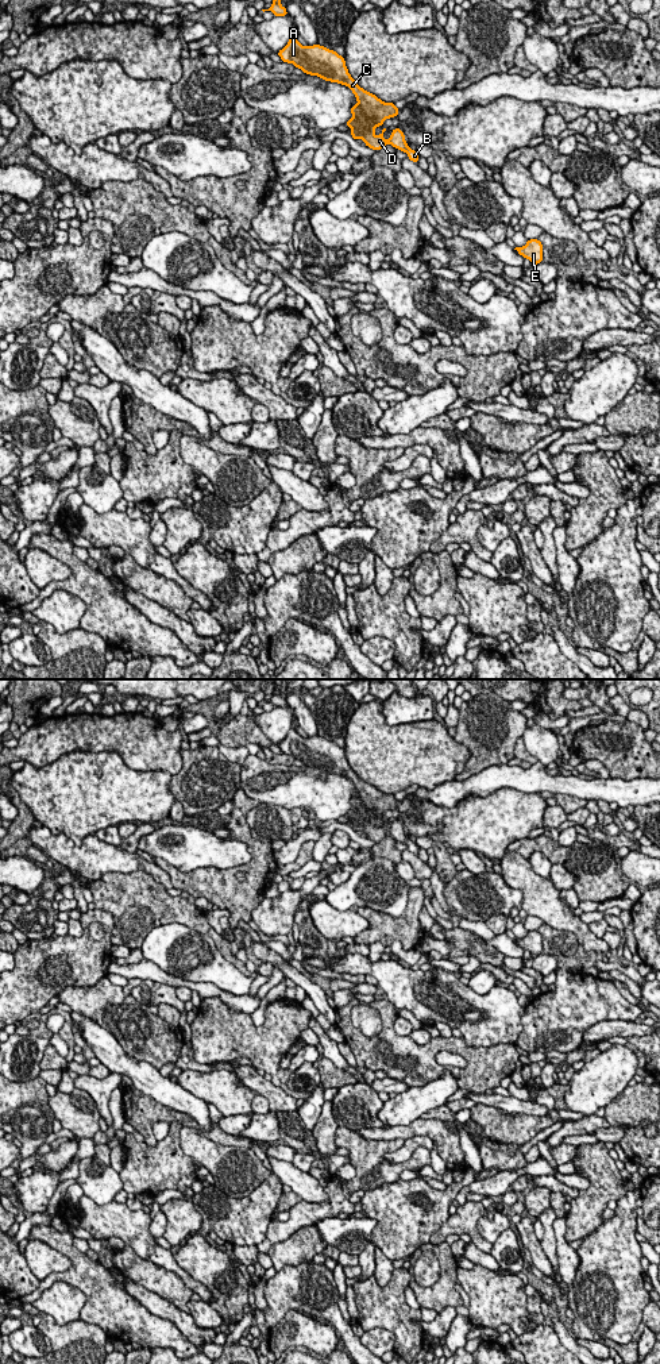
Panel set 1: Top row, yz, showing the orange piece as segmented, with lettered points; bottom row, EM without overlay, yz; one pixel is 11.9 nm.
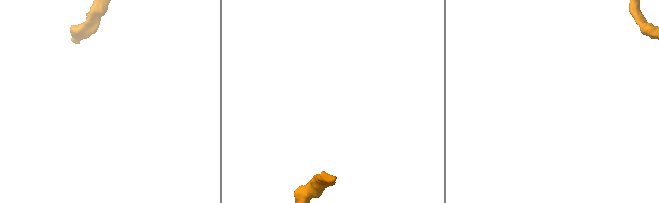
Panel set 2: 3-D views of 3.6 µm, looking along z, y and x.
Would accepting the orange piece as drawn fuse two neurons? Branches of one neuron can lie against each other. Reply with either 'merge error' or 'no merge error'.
no merge error

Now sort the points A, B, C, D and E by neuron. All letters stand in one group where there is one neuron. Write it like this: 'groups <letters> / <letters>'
groups A B C D E

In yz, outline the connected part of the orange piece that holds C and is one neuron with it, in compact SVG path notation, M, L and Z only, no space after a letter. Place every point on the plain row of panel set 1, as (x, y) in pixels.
M293 721L287 736L277 745L286 755L293 755L305 766L317 767L325 772L337 774L348 778L358 794L351 798L352 809L346 814L351 820L352 829L362 831L367 839L378 843L387 835L408 845L408 849L418 855L420 847L412 841L401 820L394 820L386 832L383 824L377 828L375 820L382 817L386 810L393 810L400 805L394 794L385 794L375 786L360 779L348 764L344 748L320 736L302 737L297 732L297 721Z

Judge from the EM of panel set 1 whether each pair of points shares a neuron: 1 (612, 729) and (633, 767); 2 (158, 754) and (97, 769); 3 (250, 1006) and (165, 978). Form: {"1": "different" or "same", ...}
{"1": "same", "2": "different", "3": "same"}

